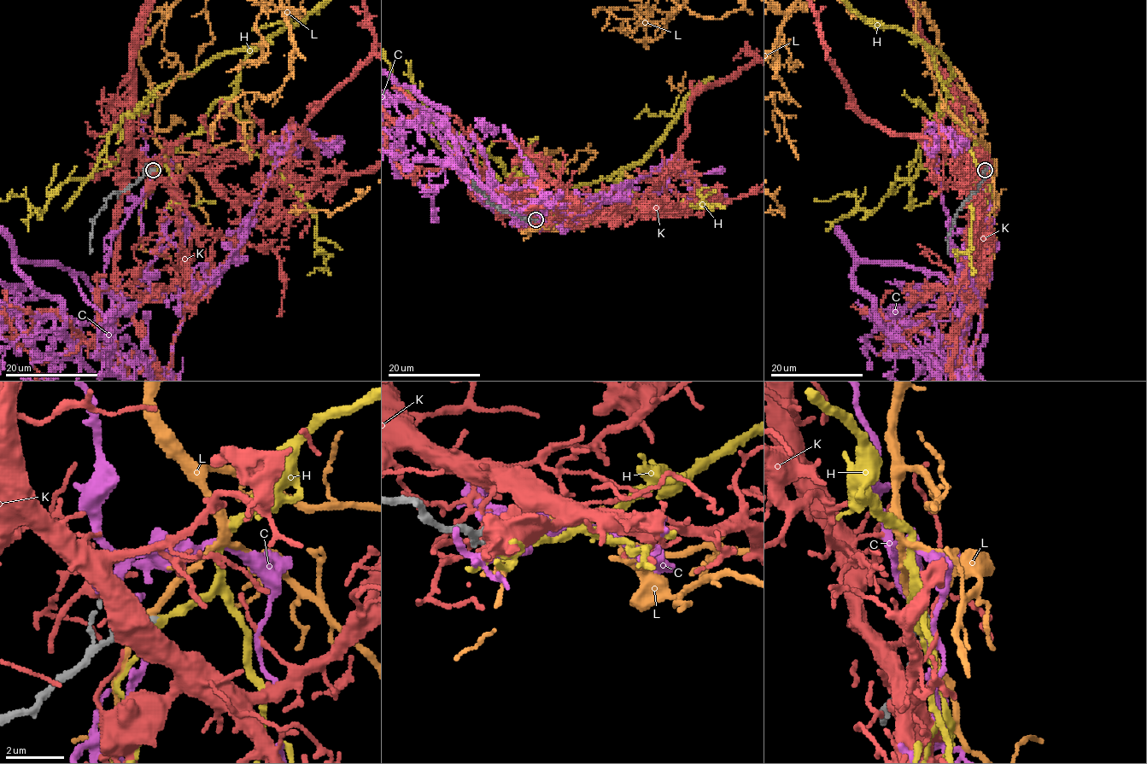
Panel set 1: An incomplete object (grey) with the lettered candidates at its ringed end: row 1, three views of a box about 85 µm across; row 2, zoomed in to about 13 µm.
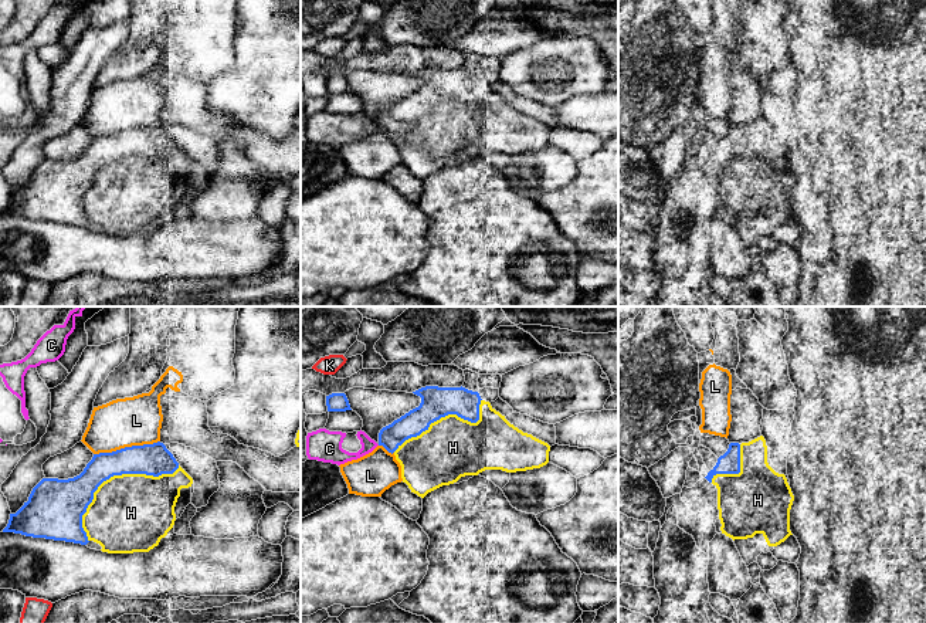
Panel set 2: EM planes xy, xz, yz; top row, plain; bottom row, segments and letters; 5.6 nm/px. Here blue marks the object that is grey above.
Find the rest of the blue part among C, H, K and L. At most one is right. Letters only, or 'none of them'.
H

